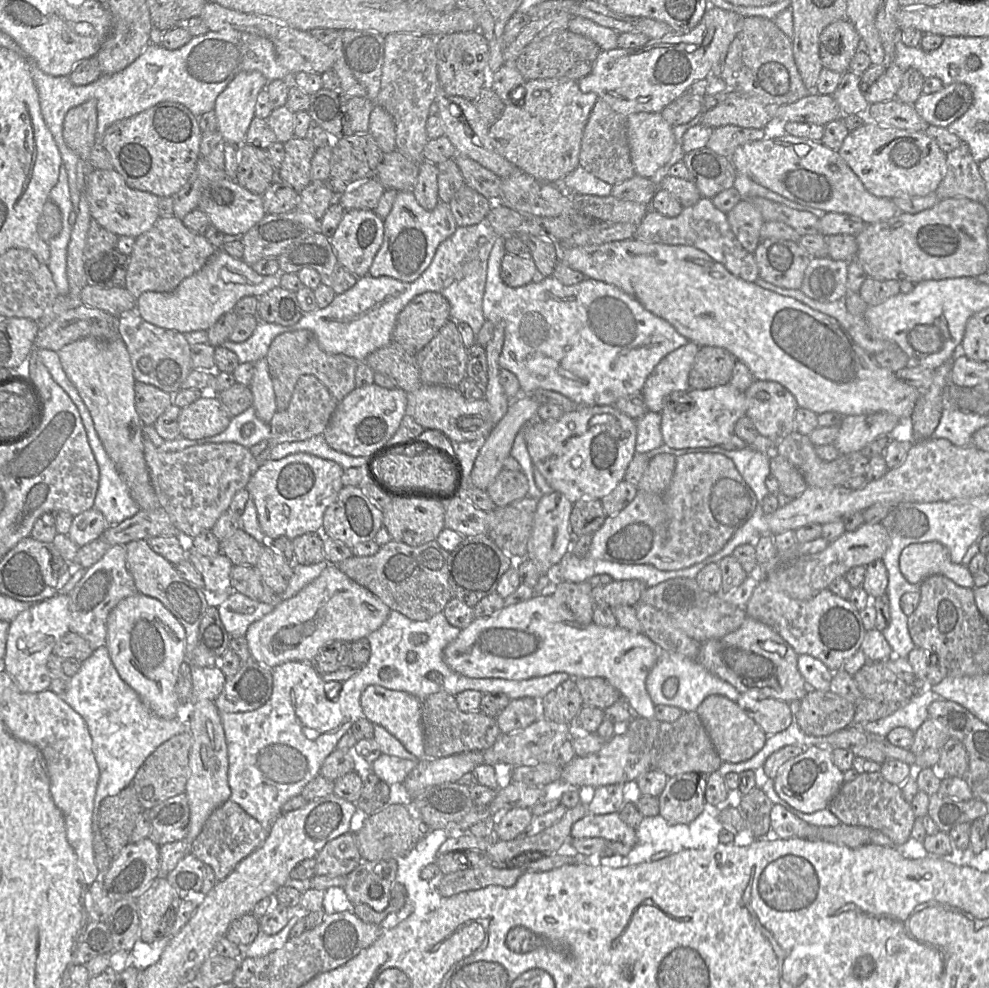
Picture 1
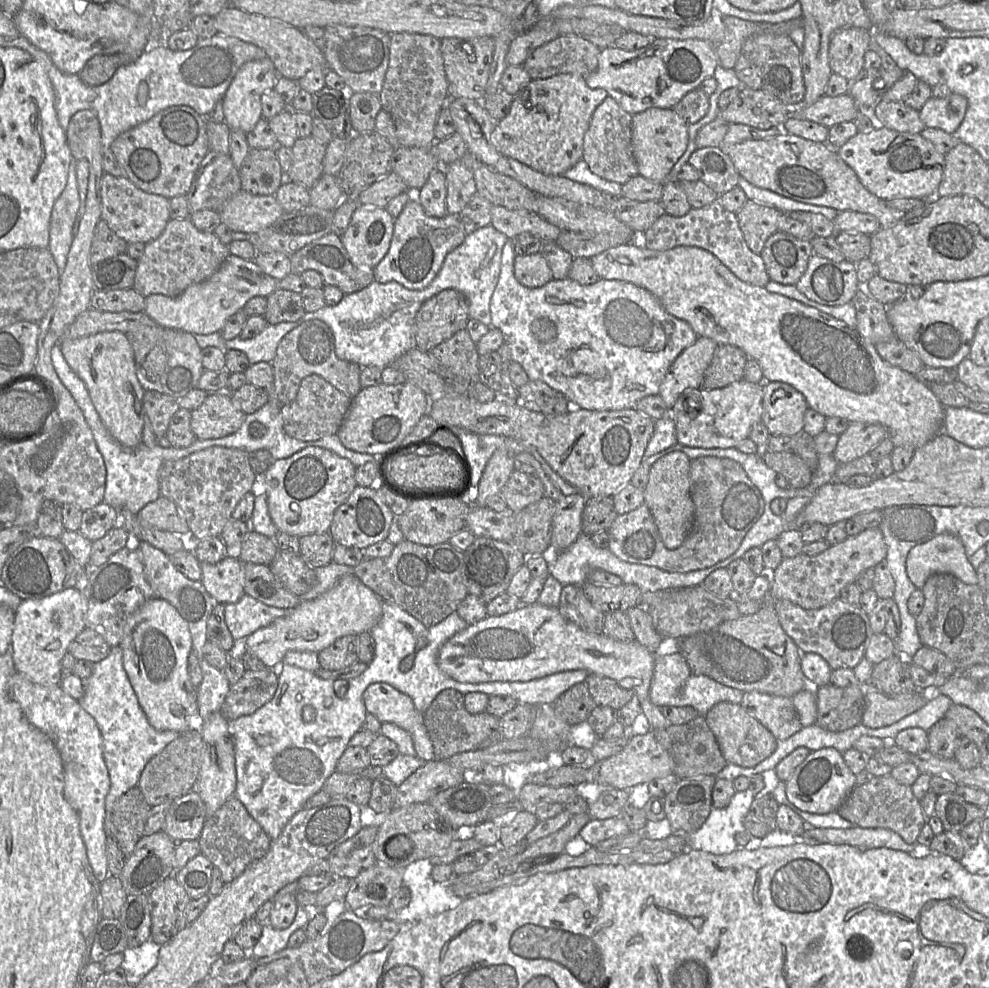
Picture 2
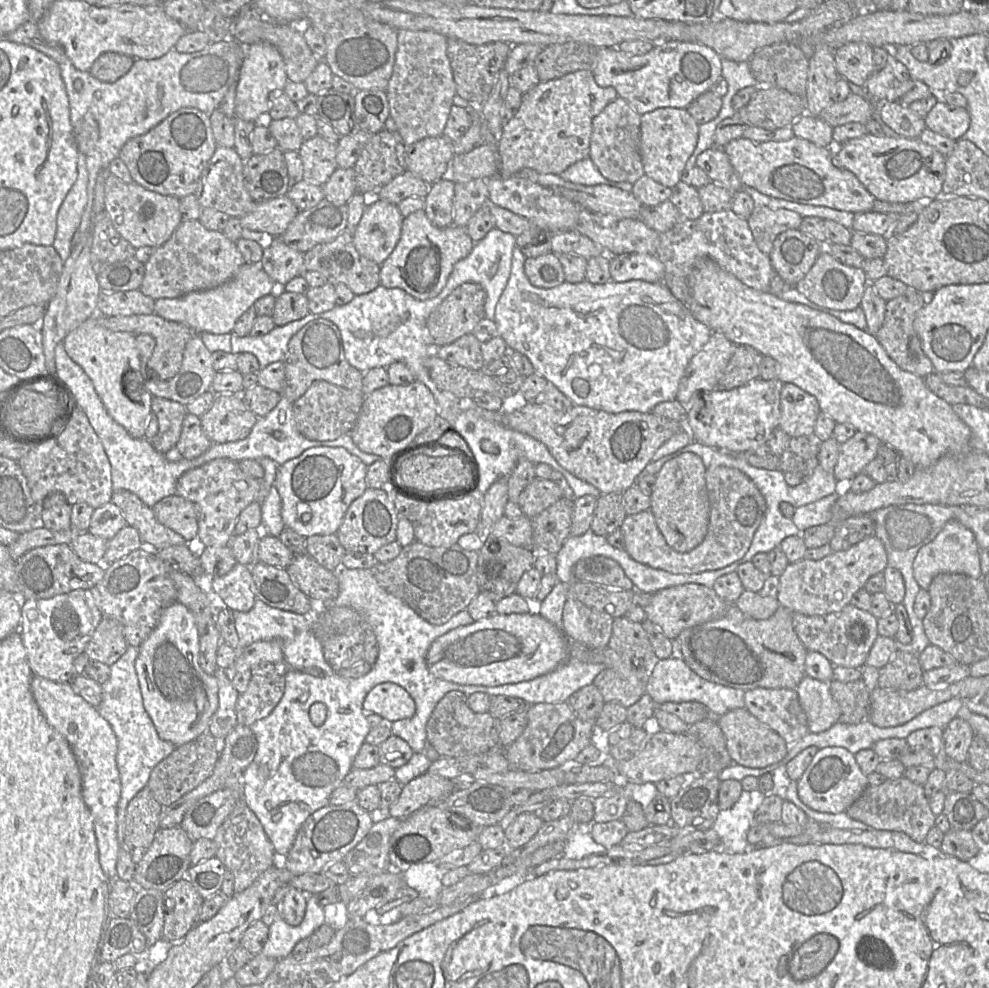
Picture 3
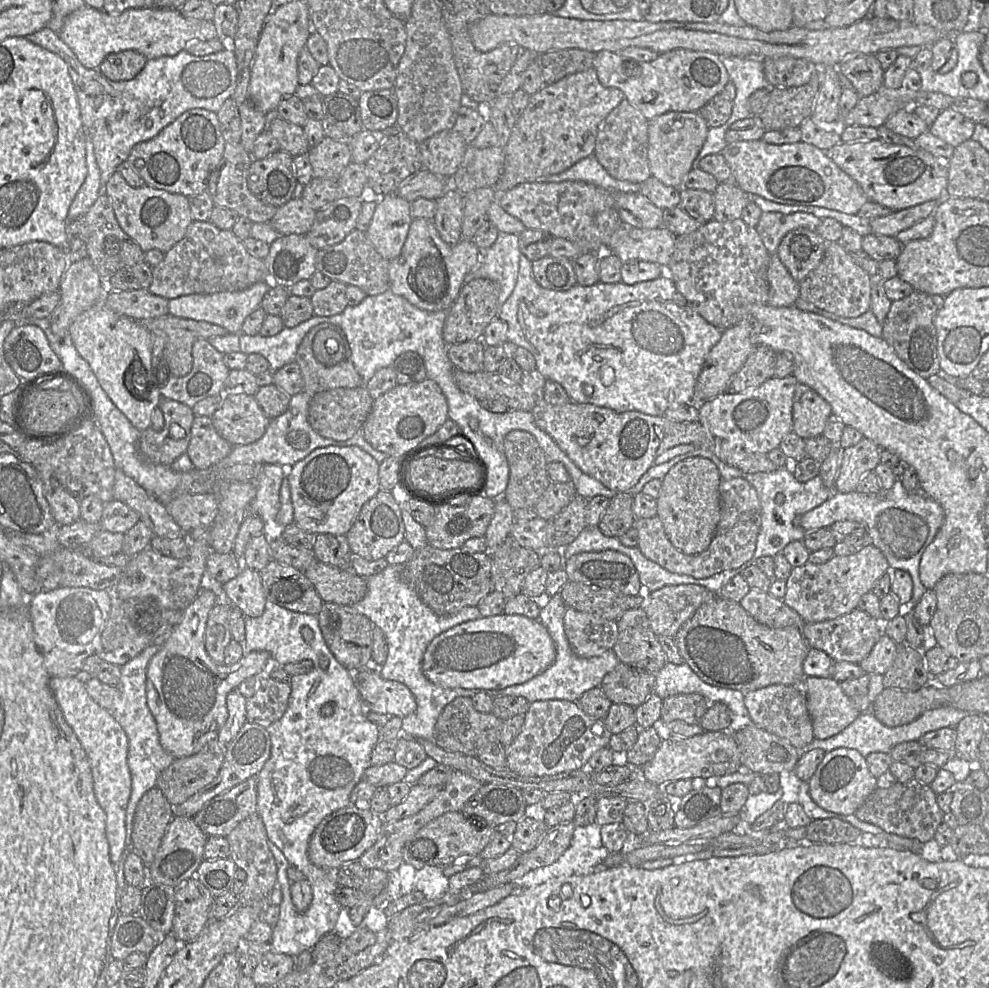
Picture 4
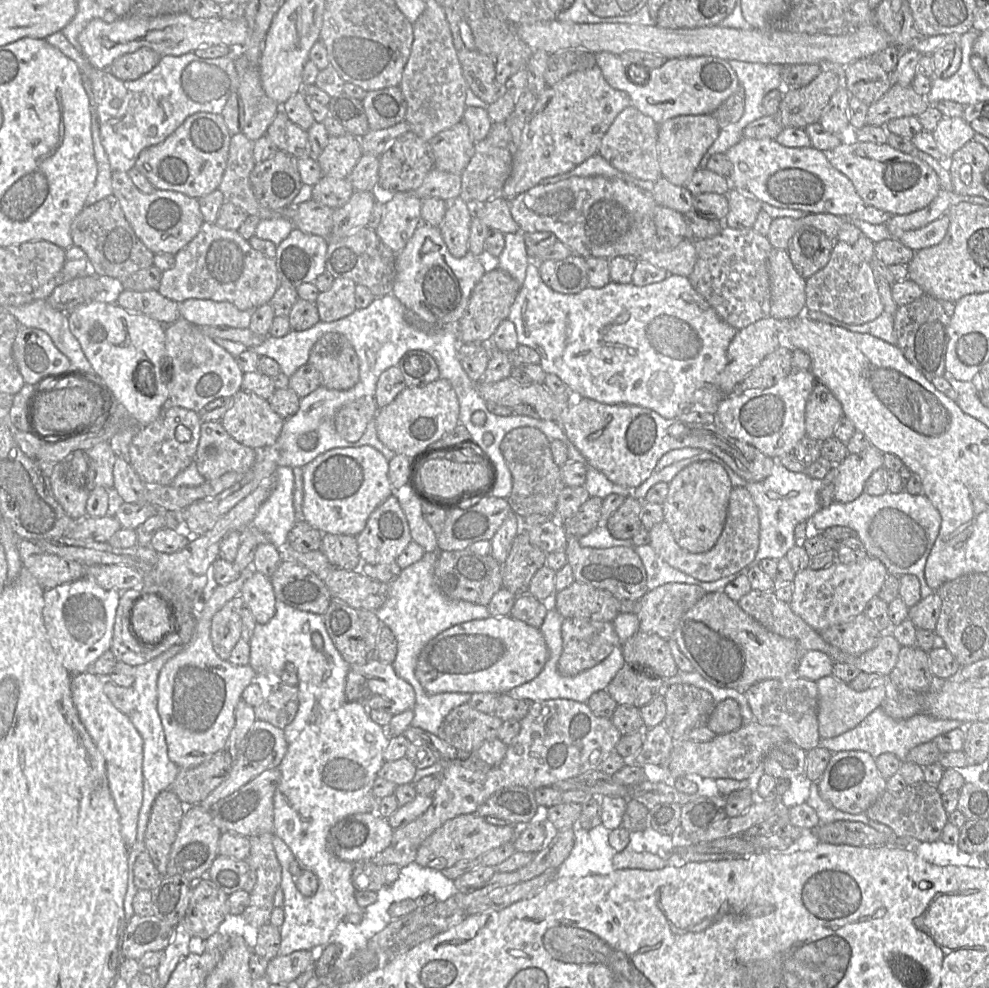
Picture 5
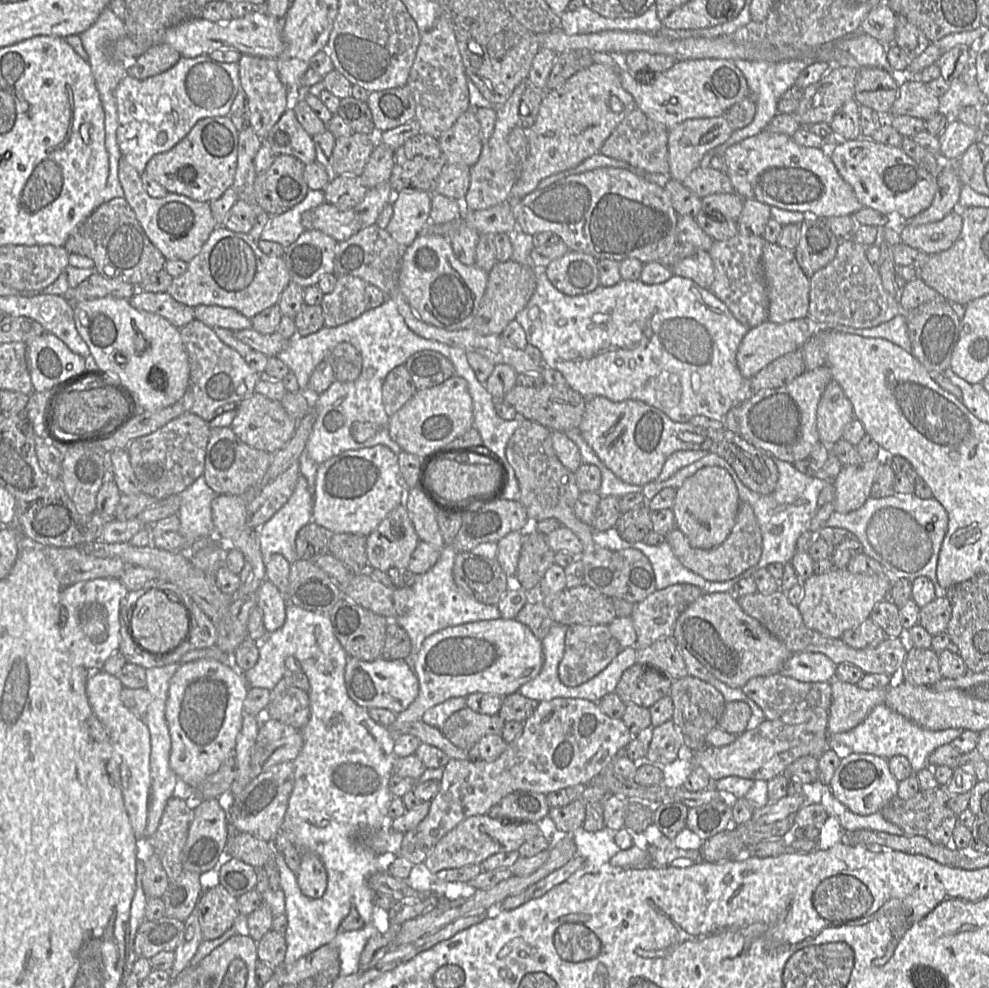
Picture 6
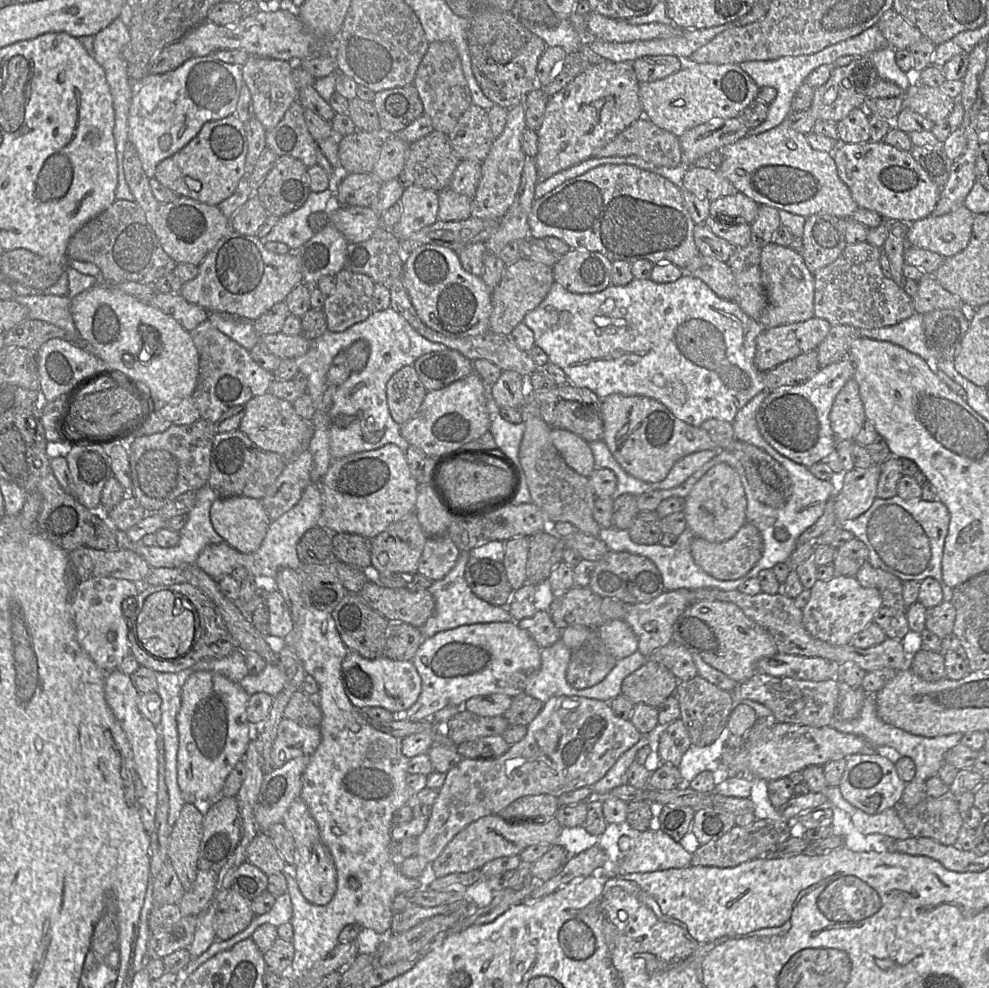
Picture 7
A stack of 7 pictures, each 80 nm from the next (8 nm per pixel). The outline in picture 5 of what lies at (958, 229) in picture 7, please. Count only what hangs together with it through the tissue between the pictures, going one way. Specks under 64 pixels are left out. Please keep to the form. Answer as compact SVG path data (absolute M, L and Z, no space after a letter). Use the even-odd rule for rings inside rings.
M944 214L924 227L905 231L894 235L893 238L915 252L939 244L945 237L948 227L949 218Z

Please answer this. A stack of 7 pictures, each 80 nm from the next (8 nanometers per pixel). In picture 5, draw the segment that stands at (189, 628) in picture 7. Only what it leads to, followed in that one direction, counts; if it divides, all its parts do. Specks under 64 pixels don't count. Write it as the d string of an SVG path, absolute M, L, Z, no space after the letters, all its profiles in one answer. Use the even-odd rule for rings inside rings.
M143 594L132 608L130 622L133 632L146 643L161 642L172 632L171 607L157 594Z

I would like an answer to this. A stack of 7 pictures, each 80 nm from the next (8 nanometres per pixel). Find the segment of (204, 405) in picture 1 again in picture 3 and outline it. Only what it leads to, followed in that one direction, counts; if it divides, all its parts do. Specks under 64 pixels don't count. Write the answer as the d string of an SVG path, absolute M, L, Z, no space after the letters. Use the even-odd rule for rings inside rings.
M216 394L212 407L200 416L203 431L212 443L245 439L257 419L240 394Z

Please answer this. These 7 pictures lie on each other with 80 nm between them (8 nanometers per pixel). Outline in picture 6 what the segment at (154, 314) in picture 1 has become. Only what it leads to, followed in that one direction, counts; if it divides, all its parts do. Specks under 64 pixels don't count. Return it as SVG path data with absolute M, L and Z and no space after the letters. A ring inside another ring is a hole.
M198 305L194 307L194 316L211 328L221 327L232 331L251 328L251 319L232 308Z

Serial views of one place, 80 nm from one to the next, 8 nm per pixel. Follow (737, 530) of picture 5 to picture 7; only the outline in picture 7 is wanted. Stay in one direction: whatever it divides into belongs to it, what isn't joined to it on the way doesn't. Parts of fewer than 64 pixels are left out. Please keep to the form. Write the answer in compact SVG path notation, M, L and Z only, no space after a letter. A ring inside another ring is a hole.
M745 522L730 539L713 543L701 538L694 538L690 546L694 562L713 578L726 581L736 580L746 575L760 560L763 553L763 539L759 530Z

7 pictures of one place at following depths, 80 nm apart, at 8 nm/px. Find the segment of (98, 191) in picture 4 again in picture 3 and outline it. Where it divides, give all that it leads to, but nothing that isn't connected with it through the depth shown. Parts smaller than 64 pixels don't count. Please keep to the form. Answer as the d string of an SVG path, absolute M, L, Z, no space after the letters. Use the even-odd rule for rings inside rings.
M79 155L77 162L78 177L64 198L56 219L56 235L52 246L63 262L72 251L72 237L79 229L83 211L88 202L88 170L87 157Z

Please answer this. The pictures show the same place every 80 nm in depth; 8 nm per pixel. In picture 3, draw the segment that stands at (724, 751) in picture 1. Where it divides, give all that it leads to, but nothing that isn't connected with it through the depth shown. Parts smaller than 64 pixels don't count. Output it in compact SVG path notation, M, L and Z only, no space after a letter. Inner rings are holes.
M737 708L721 715L717 724L726 739L726 748L736 763L749 768L765 768L781 762L788 752L788 744L770 727L760 722L746 708Z

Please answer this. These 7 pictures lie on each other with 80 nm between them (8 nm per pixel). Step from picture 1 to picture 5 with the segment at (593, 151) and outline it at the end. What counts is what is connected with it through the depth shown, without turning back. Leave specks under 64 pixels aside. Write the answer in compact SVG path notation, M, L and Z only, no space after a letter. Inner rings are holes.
M630 105L617 115L605 133L598 154L621 172L655 182L662 178L657 149L658 127L649 116Z

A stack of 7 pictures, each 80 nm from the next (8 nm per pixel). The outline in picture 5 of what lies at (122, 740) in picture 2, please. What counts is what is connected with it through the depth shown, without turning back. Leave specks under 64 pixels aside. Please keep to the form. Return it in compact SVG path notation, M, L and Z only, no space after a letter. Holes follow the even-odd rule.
M173 645L151 661L134 666L135 681L132 688L137 692L138 701L133 711L127 715L143 740L143 800L138 816L136 841L130 849L146 851L144 849L144 838L153 802L160 792L170 788L179 771L179 767L168 757L164 729L157 710L157 681L162 667L181 650L182 646L183 645Z

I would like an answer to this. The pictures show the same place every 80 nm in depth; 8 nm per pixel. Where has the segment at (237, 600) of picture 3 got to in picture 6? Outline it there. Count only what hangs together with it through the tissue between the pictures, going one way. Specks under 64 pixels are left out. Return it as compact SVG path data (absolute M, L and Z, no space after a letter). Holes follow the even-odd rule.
M264 579L255 592L257 607L263 612L266 631L274 632L281 628L286 620L286 601L279 589Z

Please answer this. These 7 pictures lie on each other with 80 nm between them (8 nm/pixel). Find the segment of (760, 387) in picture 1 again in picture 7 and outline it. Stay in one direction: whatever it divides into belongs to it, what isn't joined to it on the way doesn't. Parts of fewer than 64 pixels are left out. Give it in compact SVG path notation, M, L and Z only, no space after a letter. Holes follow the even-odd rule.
M850 379L837 394L830 412L831 428L837 442L853 441L866 420L859 386Z

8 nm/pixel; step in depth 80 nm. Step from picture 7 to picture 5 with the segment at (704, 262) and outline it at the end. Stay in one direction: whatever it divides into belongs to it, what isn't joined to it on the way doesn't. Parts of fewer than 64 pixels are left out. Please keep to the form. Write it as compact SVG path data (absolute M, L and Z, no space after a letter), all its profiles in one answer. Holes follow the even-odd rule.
M684 239L666 251L648 250L637 256L636 261L648 262L666 270L669 274L689 277L697 260L693 240Z

